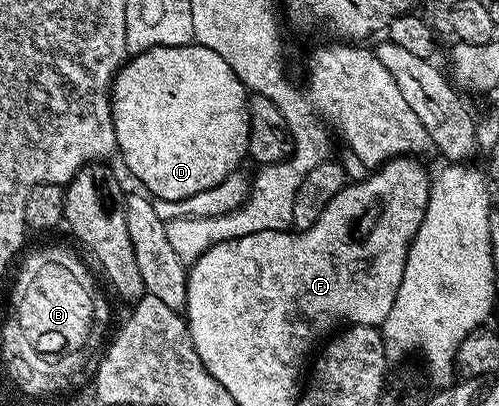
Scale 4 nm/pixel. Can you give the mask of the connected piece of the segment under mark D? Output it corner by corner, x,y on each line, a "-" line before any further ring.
195,43
154,47
129,56
112,80
112,118
118,157
158,200
182,200
217,187
241,168
248,157
250,139
249,92
230,71
230,63

